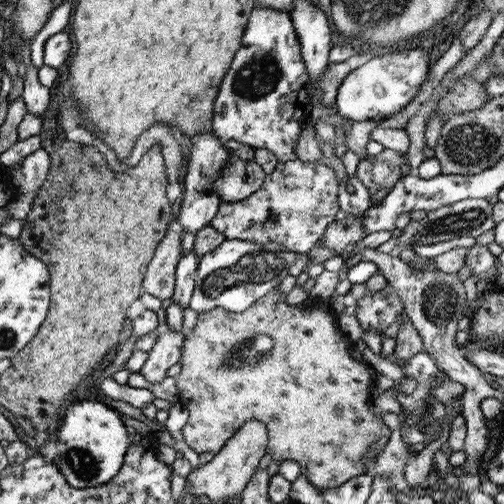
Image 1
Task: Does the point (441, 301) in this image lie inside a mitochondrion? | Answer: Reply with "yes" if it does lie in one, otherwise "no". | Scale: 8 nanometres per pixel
yes

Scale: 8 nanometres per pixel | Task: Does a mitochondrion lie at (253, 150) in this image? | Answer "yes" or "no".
no

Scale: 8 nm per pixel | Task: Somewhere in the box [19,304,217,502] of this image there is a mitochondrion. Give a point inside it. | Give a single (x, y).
(82, 464)

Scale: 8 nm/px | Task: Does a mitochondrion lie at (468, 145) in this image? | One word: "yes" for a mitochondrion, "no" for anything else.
yes

